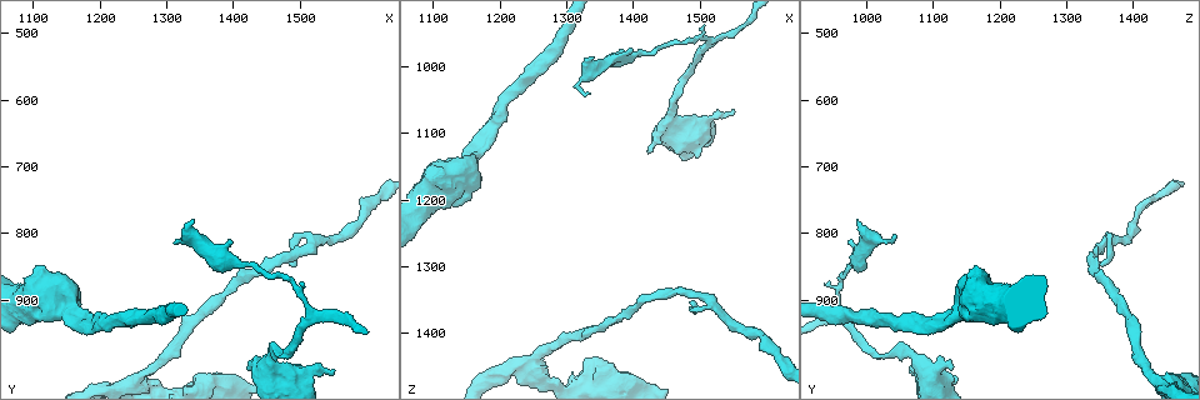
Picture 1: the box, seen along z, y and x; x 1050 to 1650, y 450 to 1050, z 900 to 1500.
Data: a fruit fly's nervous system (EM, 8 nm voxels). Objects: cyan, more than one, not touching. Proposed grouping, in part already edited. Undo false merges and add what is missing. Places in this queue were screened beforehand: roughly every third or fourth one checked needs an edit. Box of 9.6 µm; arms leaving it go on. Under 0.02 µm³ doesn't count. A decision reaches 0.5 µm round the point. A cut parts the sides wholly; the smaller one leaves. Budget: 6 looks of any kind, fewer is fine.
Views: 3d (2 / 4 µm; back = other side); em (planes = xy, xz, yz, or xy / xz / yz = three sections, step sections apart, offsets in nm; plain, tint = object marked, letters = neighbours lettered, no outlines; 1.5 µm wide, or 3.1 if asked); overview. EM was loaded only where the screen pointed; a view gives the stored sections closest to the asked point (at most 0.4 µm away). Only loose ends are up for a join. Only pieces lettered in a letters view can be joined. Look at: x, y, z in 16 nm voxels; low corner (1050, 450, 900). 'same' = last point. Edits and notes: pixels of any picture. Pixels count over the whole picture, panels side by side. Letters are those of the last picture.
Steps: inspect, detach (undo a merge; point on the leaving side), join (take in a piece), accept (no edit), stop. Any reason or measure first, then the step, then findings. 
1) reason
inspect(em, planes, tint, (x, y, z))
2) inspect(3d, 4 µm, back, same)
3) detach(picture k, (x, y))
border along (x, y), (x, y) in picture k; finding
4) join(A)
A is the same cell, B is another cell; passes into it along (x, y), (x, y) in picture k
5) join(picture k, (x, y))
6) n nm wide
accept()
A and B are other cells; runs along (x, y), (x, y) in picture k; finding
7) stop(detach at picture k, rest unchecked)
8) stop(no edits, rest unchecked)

free end
inspect(3d, 4 µm, (1335, 805, 1040))

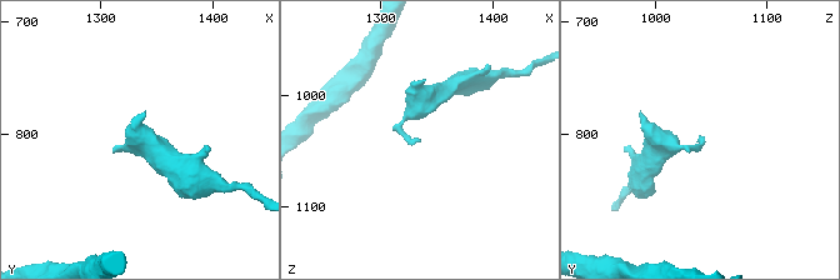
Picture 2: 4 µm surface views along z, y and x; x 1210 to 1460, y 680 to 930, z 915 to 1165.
now the EM
inspect(em, planes, plain, (1332, 802, 1040))

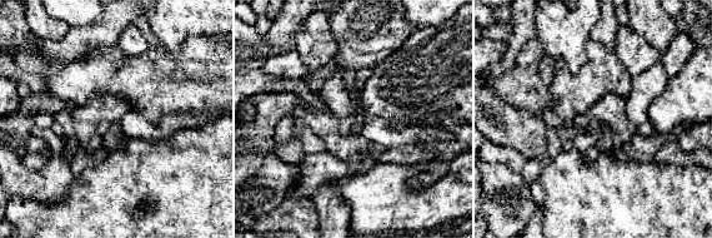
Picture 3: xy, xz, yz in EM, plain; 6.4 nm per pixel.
what lies round it
inspect(em, planes, letters, same)

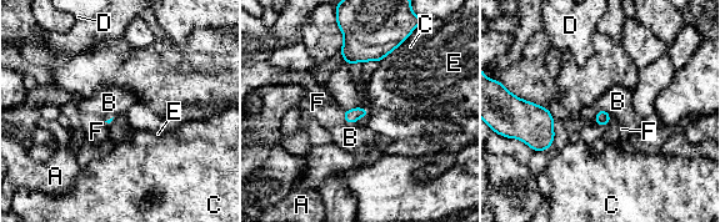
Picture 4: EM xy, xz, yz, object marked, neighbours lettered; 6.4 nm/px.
accept()
A, B, C, D, E and F are other cells; border along (343, 112), (346, 121), (355, 122) in picture 4; none of them fits

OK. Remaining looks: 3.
free end
inspect(3d, 4 µm, (1495, 830, 1365))

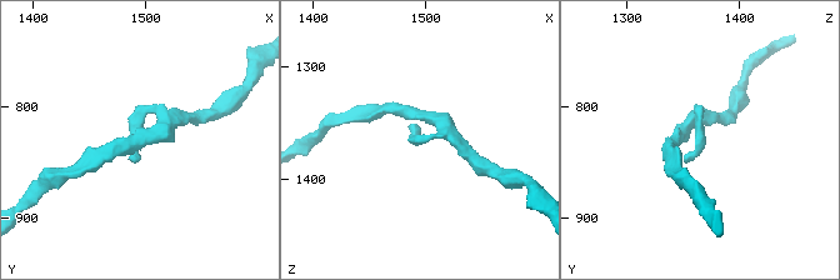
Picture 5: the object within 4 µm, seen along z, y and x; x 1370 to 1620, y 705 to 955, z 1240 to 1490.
arms of 190, 190 nm; shape alone is not enough
inspect(em, planes, tint, (1498, 832, 1364))

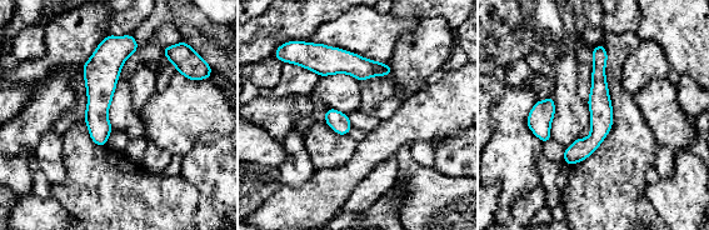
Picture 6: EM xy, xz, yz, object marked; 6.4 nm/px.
inspect(em, planes, letters, same)

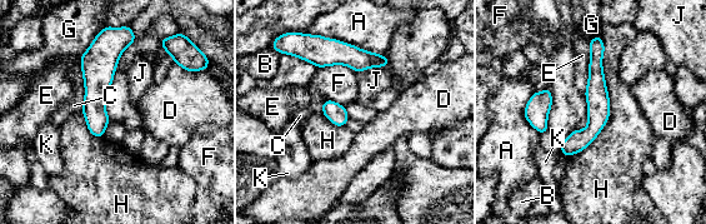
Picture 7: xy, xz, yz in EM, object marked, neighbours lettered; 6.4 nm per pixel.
accept()
A, B, C, D, E, F, G, H, J and K are other cells; border along (550, 86), (547, 130) in picture 7; no lettered piece goes on from it

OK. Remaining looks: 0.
stop(no edits, rest unchecked)

